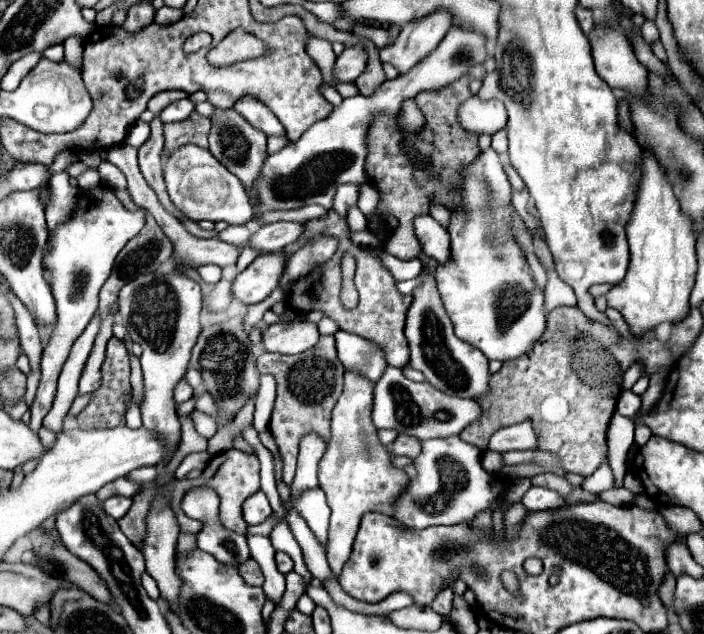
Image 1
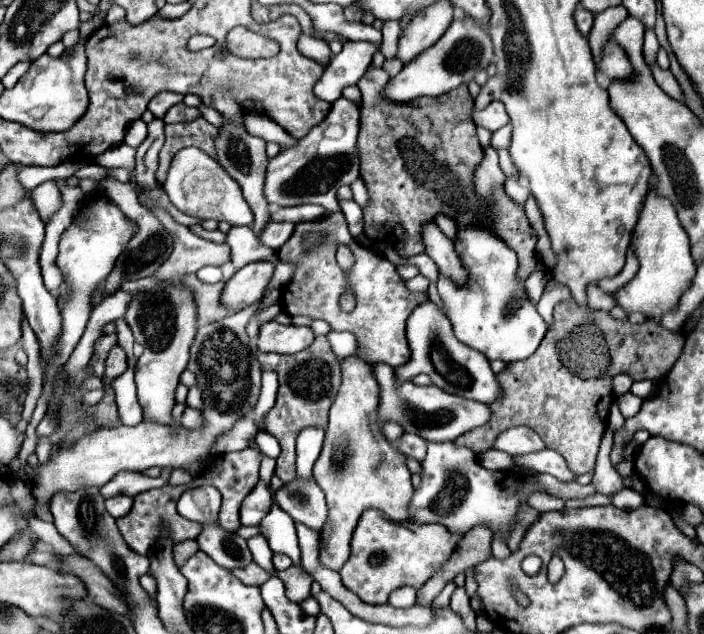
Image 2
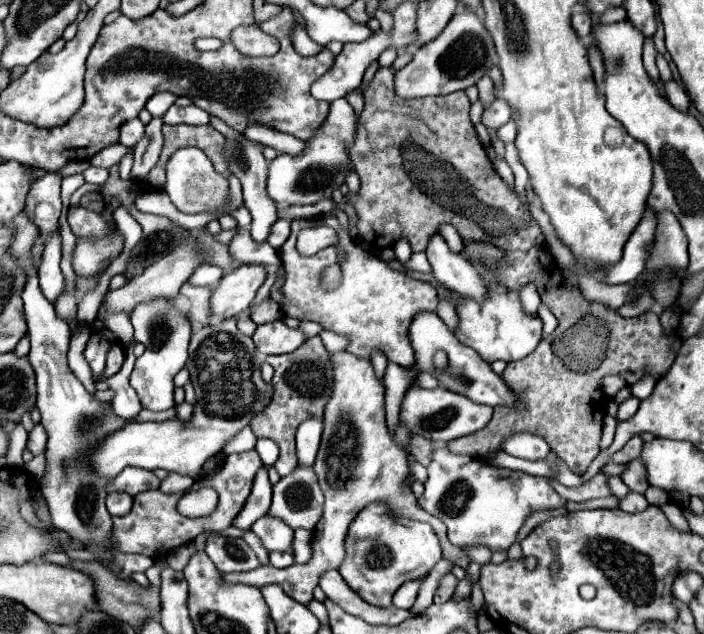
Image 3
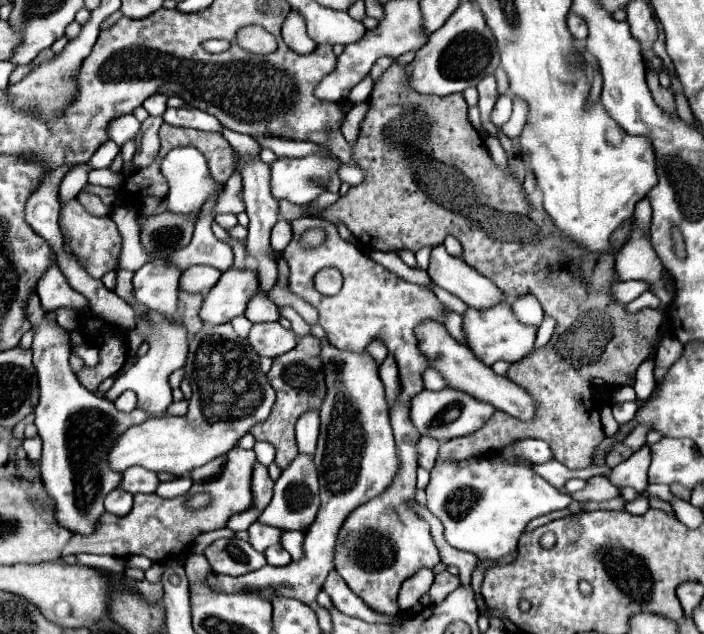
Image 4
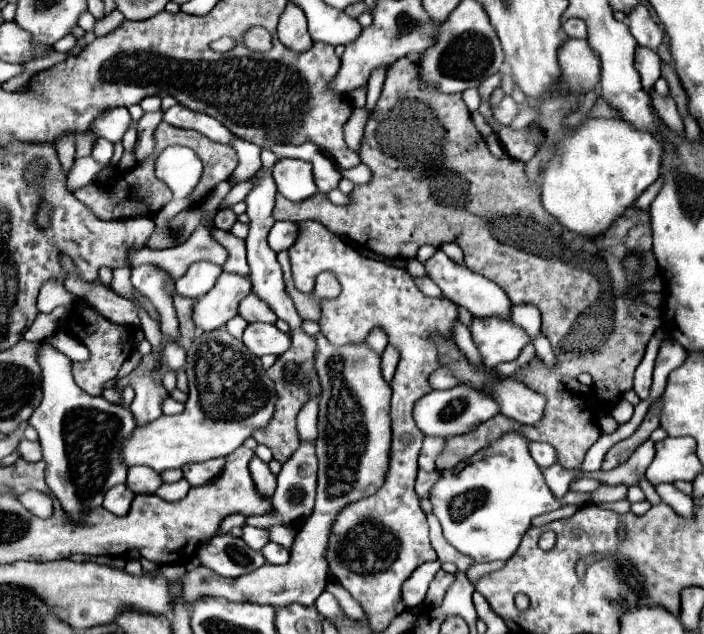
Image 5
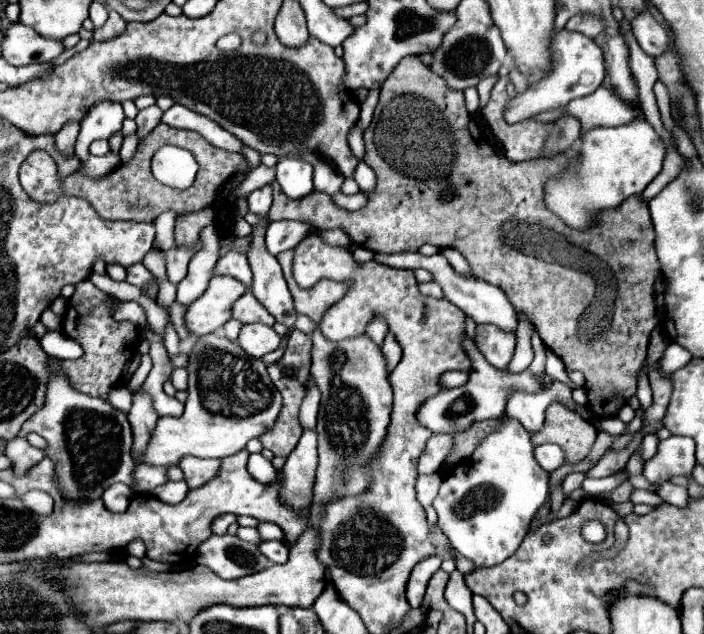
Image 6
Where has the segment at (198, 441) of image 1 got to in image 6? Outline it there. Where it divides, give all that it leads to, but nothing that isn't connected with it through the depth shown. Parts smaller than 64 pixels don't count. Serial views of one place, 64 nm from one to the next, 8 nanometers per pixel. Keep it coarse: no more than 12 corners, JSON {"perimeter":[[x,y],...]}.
{"perimeter":[[138,464],[134,472],[136,492],[168,482],[168,468]]}

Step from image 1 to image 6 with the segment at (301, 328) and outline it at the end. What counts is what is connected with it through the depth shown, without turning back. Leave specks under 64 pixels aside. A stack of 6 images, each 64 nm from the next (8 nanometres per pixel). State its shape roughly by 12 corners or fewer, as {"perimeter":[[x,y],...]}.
{"perimeter":[[244,324],[242,350],[254,358],[276,350],[282,336],[264,324]]}

